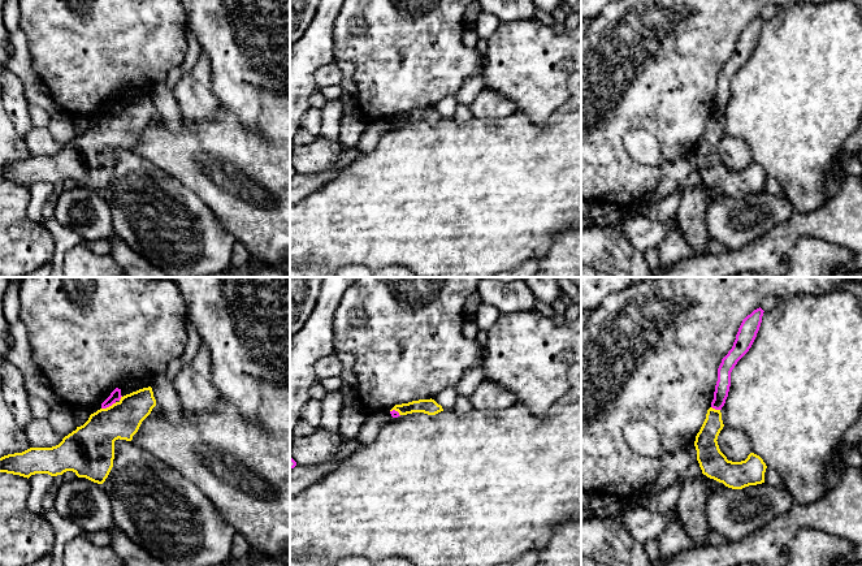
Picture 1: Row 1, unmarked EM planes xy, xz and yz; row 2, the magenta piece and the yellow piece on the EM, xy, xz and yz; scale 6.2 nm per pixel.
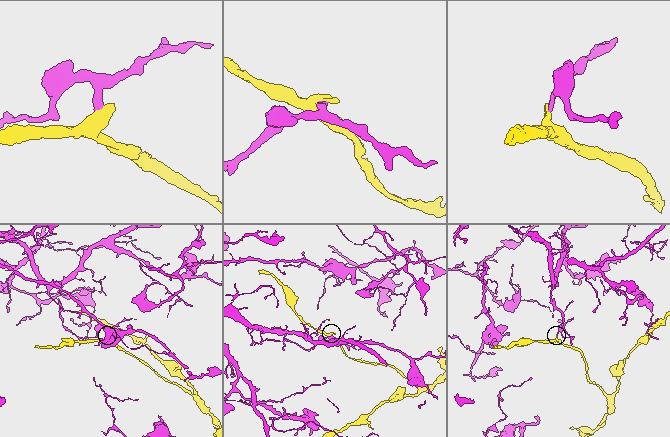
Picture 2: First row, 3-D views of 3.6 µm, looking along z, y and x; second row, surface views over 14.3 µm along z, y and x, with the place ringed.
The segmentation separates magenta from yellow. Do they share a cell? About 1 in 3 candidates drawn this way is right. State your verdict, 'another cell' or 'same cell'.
another cell

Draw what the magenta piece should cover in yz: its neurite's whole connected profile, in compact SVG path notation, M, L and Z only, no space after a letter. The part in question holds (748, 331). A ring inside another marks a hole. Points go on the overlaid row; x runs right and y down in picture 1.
M759 307L742 320L732 349L722 359L722 363L718 368L718 381L715 385L714 399L711 402L712 409L722 410L724 406L731 386L731 372L737 362L751 347L759 330L763 312L764 311Z

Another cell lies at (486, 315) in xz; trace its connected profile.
M481 303L476 311L475 321L477 323L481 330L489 330L499 319L501 312L498 308Z

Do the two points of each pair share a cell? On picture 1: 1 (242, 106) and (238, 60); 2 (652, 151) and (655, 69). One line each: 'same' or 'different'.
1: same
2: different

